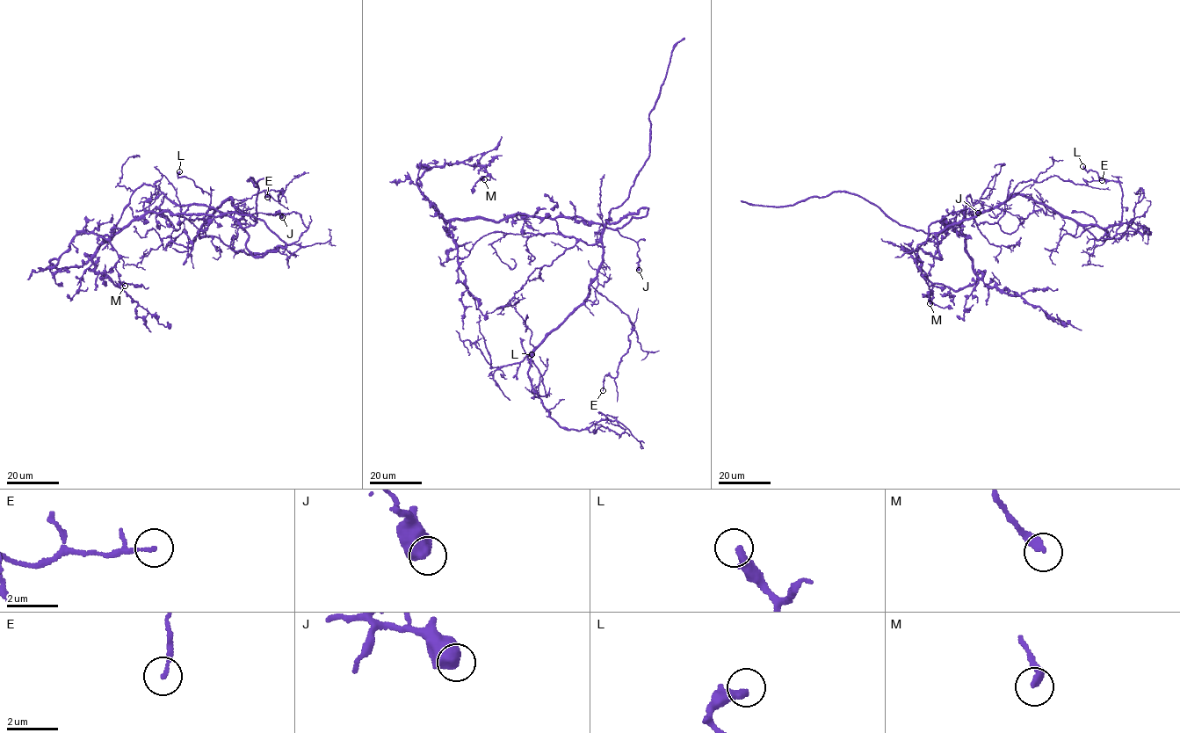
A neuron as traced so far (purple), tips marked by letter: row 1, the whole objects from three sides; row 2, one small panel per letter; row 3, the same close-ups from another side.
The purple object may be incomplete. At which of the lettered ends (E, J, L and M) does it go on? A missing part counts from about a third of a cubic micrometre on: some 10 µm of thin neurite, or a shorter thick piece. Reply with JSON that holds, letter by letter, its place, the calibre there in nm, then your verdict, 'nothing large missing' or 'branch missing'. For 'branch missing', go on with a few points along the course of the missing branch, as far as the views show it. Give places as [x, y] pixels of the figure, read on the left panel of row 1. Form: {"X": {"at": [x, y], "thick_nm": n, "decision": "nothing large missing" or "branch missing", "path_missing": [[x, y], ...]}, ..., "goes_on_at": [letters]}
{"E": {"at": [267, 197], "thick_nm": 150, "decision": "nothing large missing"}, "J": {"at": [282, 217], "thick_nm": 750, "decision": "nothing large missing"}, "L": {"at": [179, 171], "thick_nm": 380, "decision": "nothing large missing"}, "M": {"at": [125, 286], "thick_nm": 300, "decision": "nothing large missing"}, "goes_on_at": []}

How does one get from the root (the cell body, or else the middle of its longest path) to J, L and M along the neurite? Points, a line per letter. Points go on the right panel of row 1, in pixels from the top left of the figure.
J: (962, 219), (966, 218), (961, 210), (945, 223), (939, 221), (949, 213), (966, 208), (978, 213)
L: (962, 219), (1018, 194), (1081, 224), (1117, 224), (1122, 214), (1120, 185), (1082, 166)
M: (962, 219), (961, 210), (949, 223), (965, 236), (976, 279), (955, 290), (932, 283), (915, 255), (930, 303)

